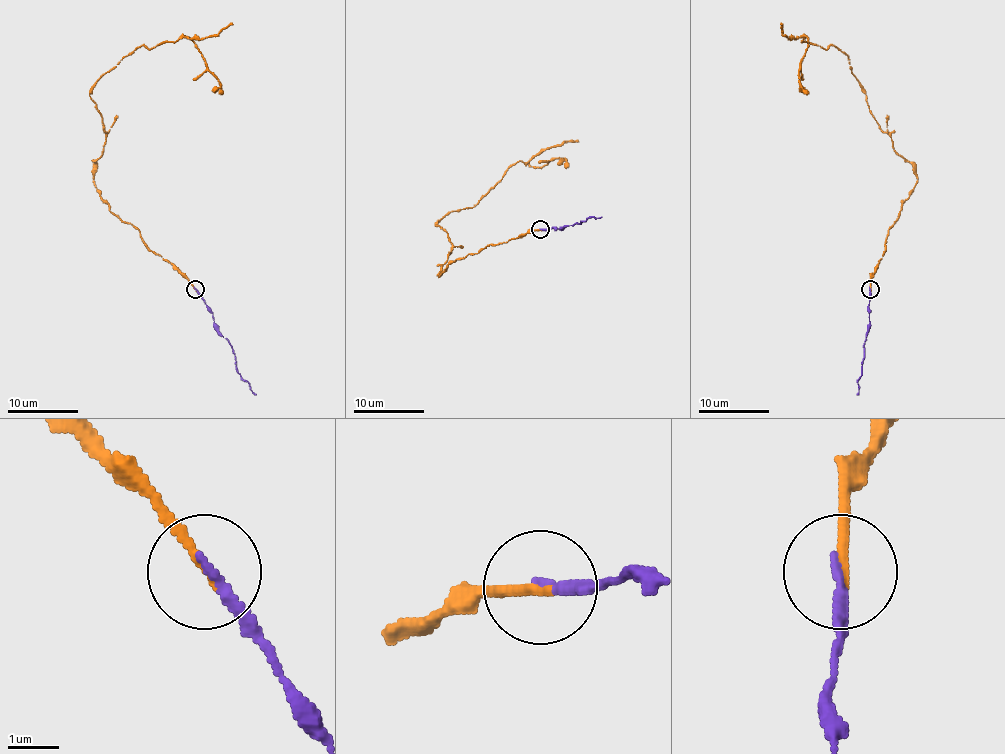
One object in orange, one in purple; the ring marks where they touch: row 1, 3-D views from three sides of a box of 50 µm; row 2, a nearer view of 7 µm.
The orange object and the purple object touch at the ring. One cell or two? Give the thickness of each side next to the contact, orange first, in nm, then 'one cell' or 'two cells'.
calibres 200 and 200 nm; one cell

